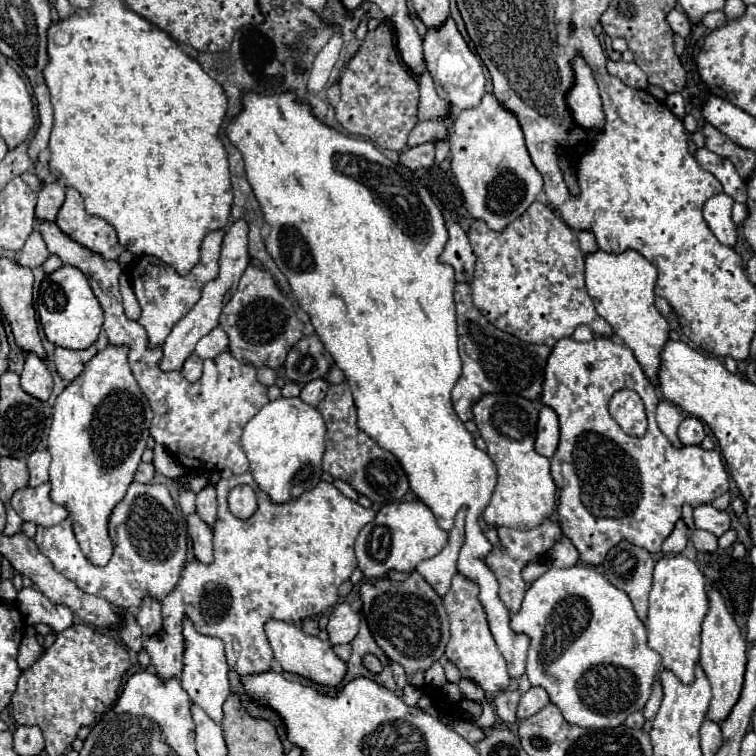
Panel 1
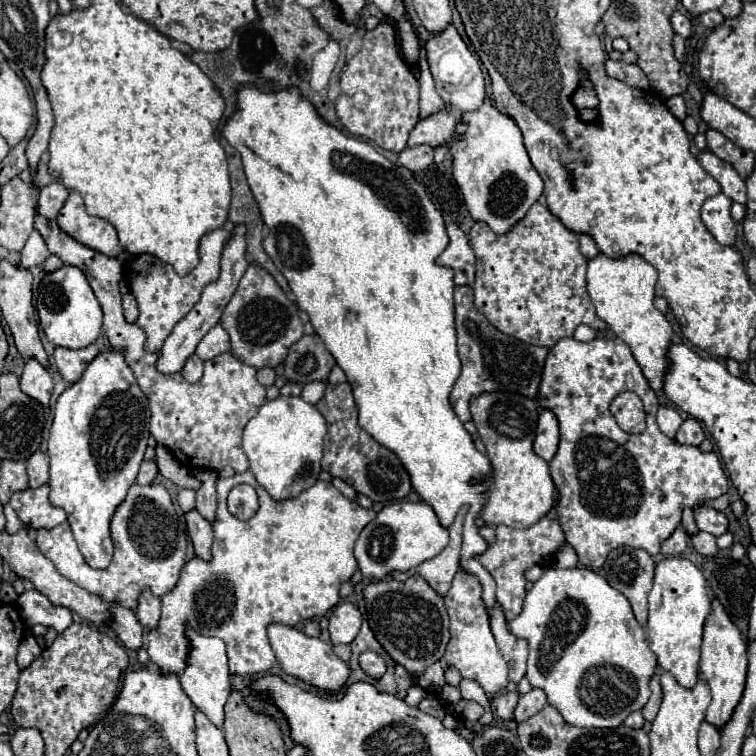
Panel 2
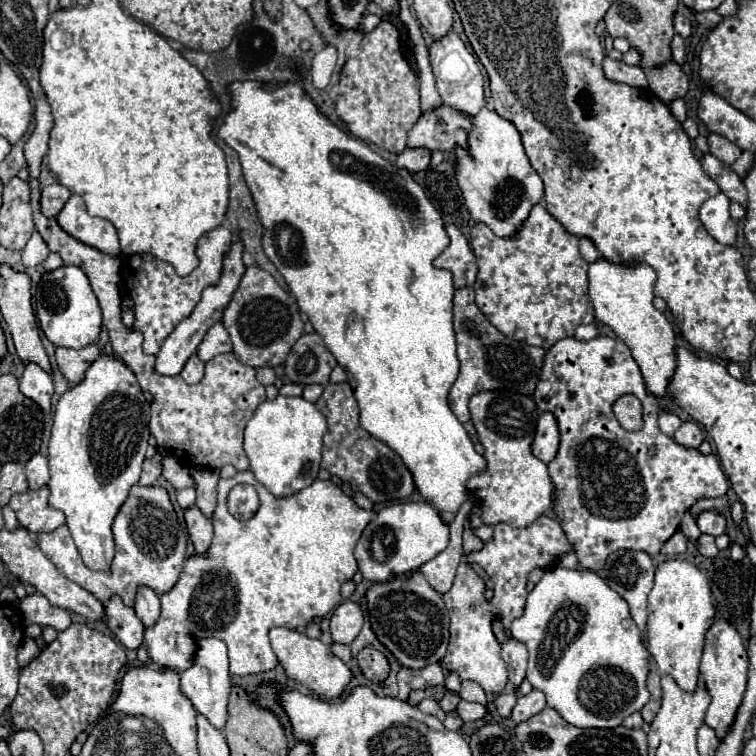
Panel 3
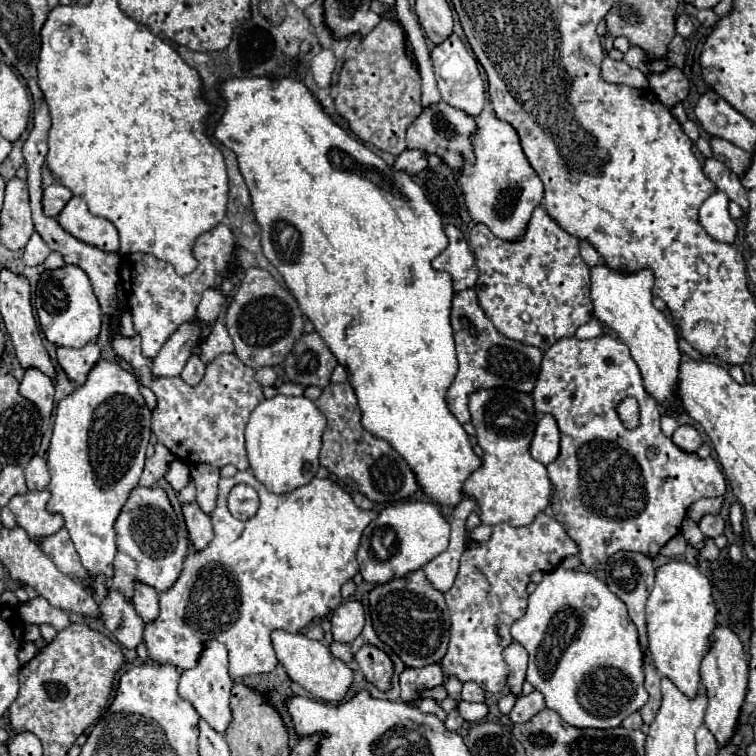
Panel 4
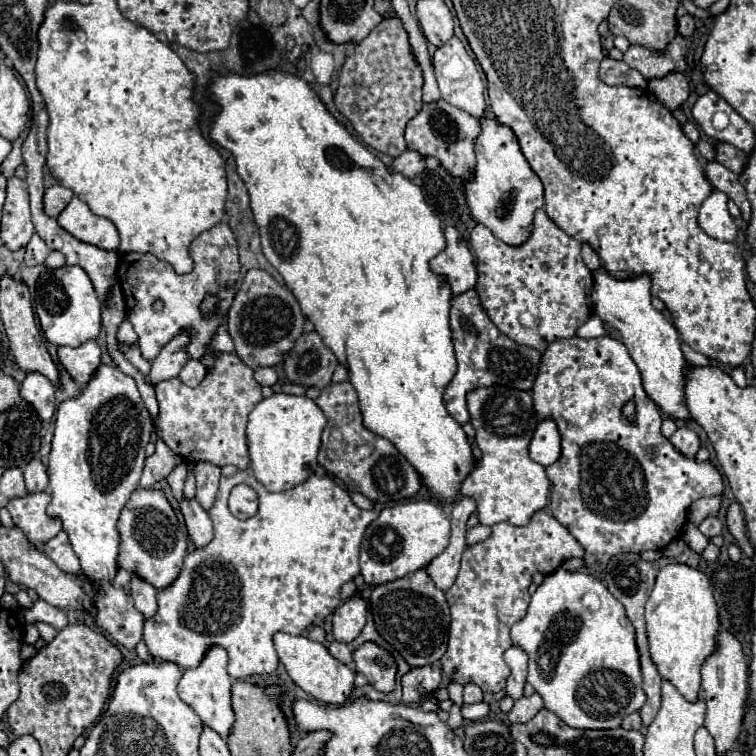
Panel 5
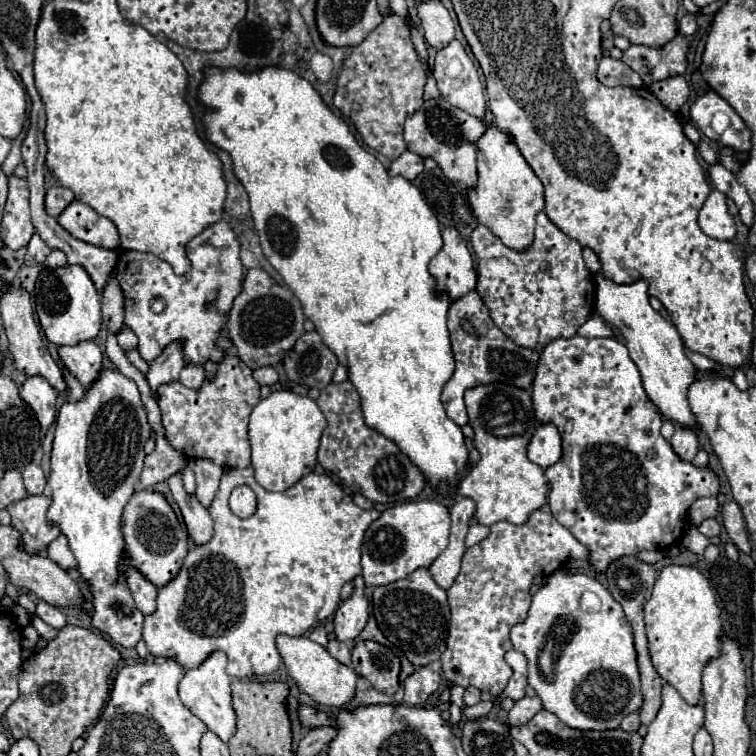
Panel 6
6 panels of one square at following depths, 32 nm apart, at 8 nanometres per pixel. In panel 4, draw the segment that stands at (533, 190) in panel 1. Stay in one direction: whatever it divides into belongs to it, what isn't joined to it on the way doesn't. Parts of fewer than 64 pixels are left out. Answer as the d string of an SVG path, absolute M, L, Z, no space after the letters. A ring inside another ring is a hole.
M482 110L476 118L476 132L472 134L474 162L464 162L458 174L460 188L470 216L476 222L486 224L492 234L502 240L518 240L532 216L532 210L542 202L544 188L540 176L532 170L528 158L522 152L518 132L492 110Z

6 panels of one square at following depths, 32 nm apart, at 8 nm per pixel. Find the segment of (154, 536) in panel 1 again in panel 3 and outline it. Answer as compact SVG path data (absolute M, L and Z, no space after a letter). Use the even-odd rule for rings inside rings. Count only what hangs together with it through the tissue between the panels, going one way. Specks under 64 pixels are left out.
M132 486L126 502L120 506L116 520L112 522L112 532L116 542L116 556L112 560L110 572L96 572L84 566L66 524L56 528L56 532L40 532L38 546L44 556L54 562L60 574L80 584L102 602L110 600L112 596L120 596L124 604L134 606L136 592L142 586L152 588L158 596L174 588L186 560L188 534L180 526L168 492L162 486Z

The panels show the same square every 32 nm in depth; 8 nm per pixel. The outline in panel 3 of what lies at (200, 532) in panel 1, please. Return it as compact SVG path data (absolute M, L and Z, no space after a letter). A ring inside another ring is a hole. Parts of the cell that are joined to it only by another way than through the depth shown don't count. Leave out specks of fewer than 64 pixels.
M196 506L184 510L184 518L186 518L186 526L188 526L190 540L194 544L194 550L198 554L206 554L212 542L212 522Z

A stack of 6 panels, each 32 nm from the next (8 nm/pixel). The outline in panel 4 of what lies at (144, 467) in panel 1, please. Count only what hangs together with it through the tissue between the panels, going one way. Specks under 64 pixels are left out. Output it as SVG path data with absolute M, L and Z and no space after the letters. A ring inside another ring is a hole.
M156 444L156 454L152 458L148 458L144 464L140 486L154 486L156 480L166 474L170 460L174 460L172 452L164 444Z

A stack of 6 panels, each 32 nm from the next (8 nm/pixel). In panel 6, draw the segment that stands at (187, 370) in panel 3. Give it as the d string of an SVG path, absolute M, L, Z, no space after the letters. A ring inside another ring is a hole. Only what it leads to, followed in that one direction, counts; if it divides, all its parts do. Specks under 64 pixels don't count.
M186 364L180 372L180 382L188 388L200 388L200 384L204 382L204 368L198 364Z

